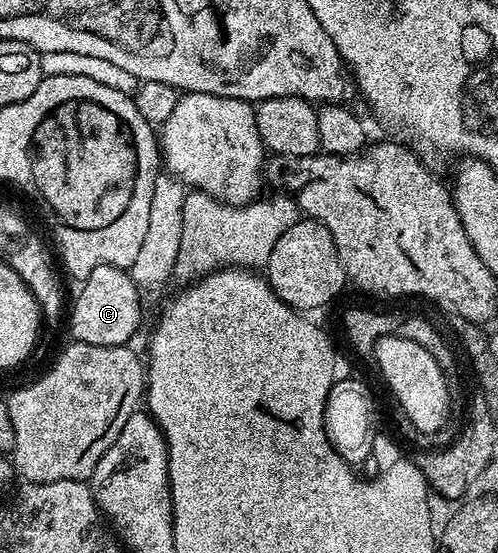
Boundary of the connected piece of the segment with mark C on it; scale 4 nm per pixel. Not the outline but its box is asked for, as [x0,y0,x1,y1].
[68,265,142,347]

